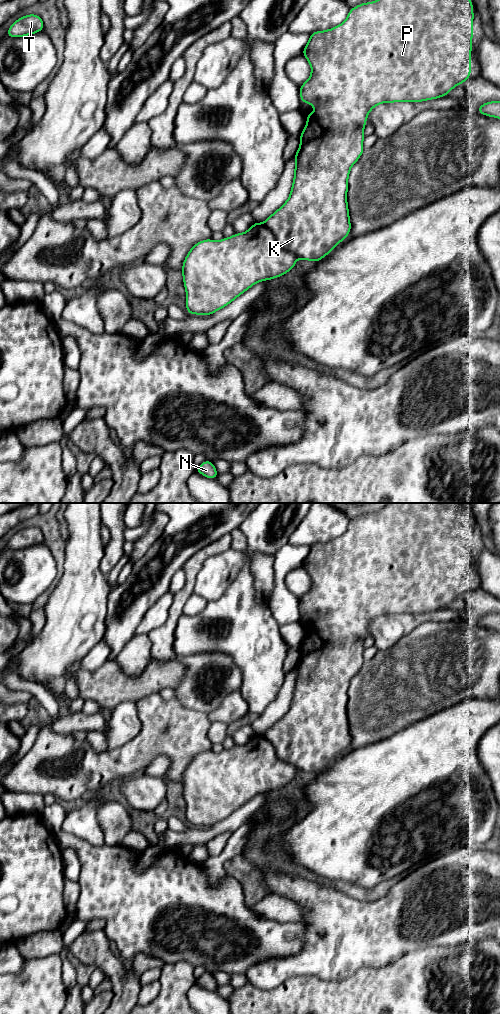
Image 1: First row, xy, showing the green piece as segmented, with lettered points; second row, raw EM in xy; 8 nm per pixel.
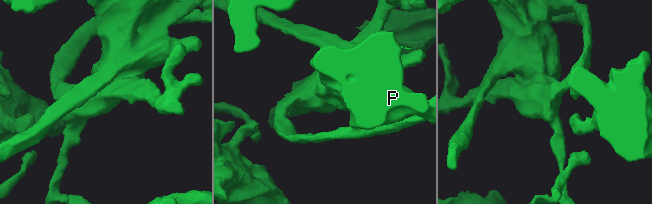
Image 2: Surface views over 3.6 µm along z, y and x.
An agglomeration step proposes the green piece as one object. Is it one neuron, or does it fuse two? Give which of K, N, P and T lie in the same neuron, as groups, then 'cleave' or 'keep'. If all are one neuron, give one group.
K N P T | keep

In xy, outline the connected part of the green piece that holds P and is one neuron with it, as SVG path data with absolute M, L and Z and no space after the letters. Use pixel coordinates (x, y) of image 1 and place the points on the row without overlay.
M388 503L374 514L361 515L350 521L346 532L340 537L325 543L316 543L309 547L309 553L302 566L311 577L311 587L305 595L300 597L300 612L302 615L311 616L317 623L306 627L307 636L300 646L300 659L293 669L296 672L296 677L289 710L264 735L255 734L244 745L235 745L233 748L223 750L220 753L205 751L192 758L184 771L181 782L186 802L186 822L189 826L212 827L229 817L254 796L286 786L294 780L298 770L310 772L314 775L318 774L350 746L351 735L347 715L348 689L351 679L358 673L364 663L364 639L367 637L366 631L369 624L381 615L422 614L444 609L454 599L463 596L471 588L473 531L473 515L463 503Z

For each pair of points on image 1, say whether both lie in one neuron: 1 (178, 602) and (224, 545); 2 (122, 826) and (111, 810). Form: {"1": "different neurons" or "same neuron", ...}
{"1": "same neuron", "2": "same neuron"}

